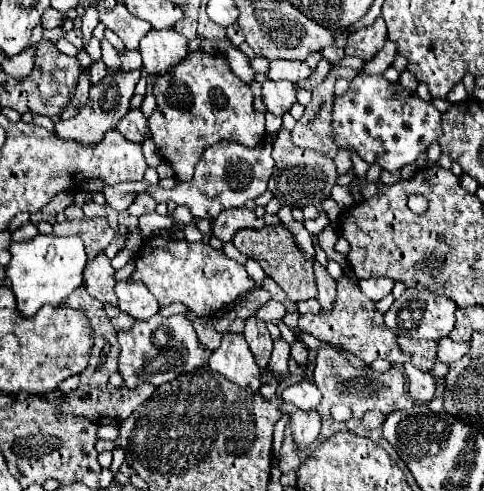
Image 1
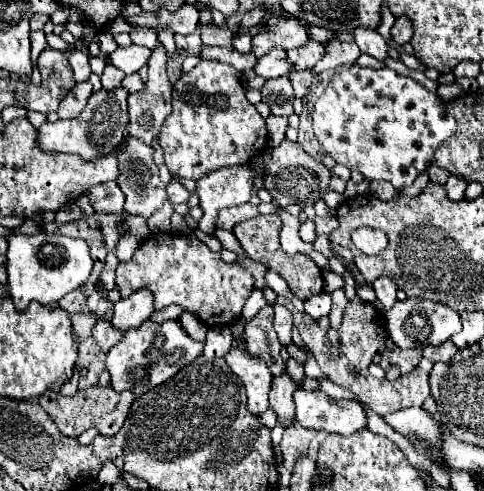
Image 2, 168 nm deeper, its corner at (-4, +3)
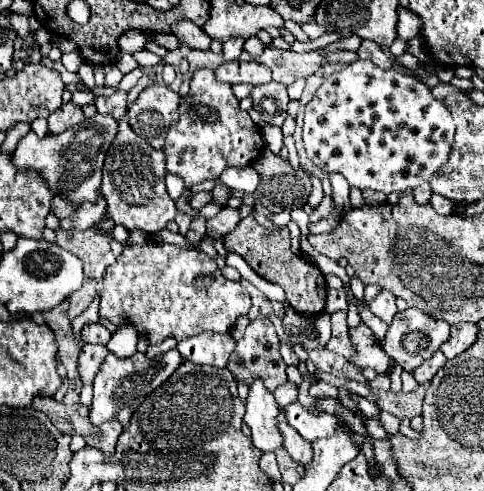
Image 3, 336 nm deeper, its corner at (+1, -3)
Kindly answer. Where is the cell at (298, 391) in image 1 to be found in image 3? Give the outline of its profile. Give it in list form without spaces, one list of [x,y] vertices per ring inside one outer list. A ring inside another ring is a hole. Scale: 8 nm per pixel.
[[[300,402],[290,404],[286,408],[286,416],[288,416],[290,426],[294,430],[298,430],[300,436],[308,442],[314,442],[314,440],[324,438],[324,436],[334,436],[334,432],[338,428],[348,430],[346,426],[340,424],[340,420],[336,416],[330,416],[330,414],[314,410],[314,408],[306,408]]]

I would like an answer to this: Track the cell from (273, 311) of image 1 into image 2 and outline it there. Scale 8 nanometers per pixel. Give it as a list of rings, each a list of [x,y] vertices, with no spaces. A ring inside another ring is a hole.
[[[275,304],[275,328],[277,328],[277,336],[279,336],[279,342],[287,348],[293,344],[291,340],[291,330],[293,330],[293,318],[291,318],[291,312],[281,306],[281,304]]]

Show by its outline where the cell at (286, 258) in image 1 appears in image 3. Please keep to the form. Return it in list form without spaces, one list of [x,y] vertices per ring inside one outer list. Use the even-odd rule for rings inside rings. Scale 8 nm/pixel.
[[[252,216],[242,218],[238,228],[234,228],[234,232],[230,232],[224,238],[224,246],[230,252],[240,254],[256,274],[260,274],[262,278],[280,284],[288,296],[290,306],[296,312],[304,312],[304,314],[320,314],[324,310],[324,302],[326,302],[326,280],[322,276],[322,272],[306,262],[302,256],[292,254],[290,250],[290,236],[288,236],[288,228],[280,228],[276,232],[268,232],[264,230]]]

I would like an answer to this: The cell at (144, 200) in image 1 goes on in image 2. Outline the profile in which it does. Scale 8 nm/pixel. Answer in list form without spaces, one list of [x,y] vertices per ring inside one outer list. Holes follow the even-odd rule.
[[[129,136],[123,142],[123,150],[119,150],[117,162],[119,162],[119,178],[117,178],[117,186],[123,190],[125,194],[125,212],[127,214],[139,214],[143,218],[149,218],[155,210],[159,210],[163,206],[163,202],[167,200],[167,192],[165,192],[165,184],[159,178],[159,166],[153,162],[153,148],[139,142],[137,138]]]

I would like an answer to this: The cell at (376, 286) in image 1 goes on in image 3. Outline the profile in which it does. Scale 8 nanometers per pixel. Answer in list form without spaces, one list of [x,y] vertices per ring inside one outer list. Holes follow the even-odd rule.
[[[382,290],[372,302],[368,302],[368,308],[378,316],[378,318],[382,318],[384,322],[392,322],[392,318],[394,318],[394,314],[396,314],[396,304],[394,304],[394,294],[392,292],[388,292],[388,290]]]

